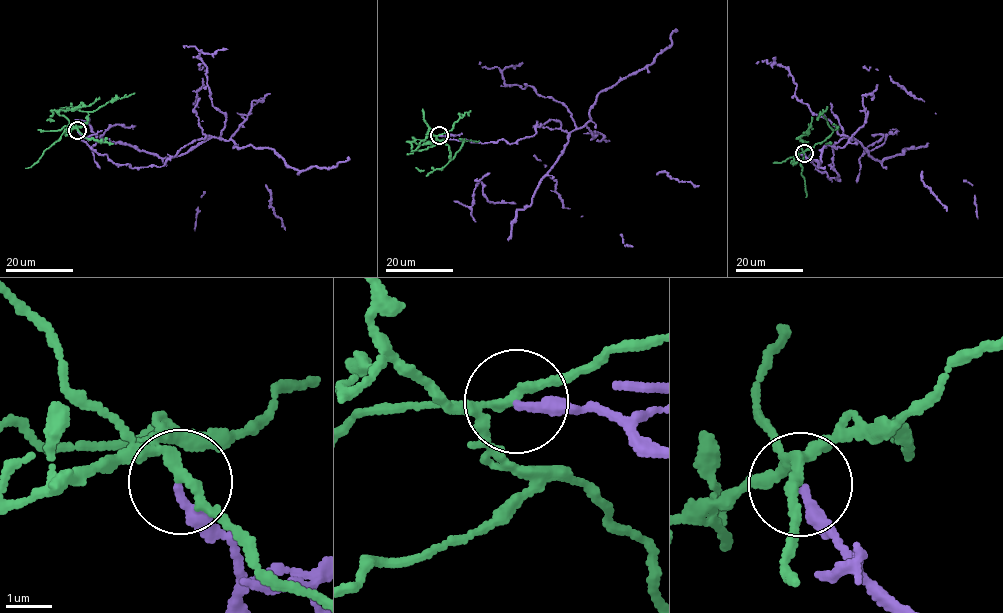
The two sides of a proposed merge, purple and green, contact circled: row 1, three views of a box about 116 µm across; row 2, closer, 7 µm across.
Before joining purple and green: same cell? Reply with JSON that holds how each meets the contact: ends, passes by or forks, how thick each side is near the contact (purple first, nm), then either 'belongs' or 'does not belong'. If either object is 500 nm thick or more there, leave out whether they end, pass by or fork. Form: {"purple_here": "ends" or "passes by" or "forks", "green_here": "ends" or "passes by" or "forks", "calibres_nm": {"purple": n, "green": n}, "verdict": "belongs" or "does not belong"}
{"purple_here": "ends", "green_here": "forks", "calibres_nm": {"purple": 240, "green": 150}, "verdict": "does not belong"}

